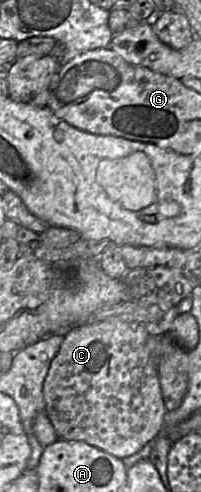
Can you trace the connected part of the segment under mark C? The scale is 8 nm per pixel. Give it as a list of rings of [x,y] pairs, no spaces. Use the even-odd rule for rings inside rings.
[[[120,320],[83,323],[64,335],[43,384],[45,412],[59,438],[84,441],[122,460],[157,437],[167,410],[157,364],[148,353],[149,337],[143,327]]]

